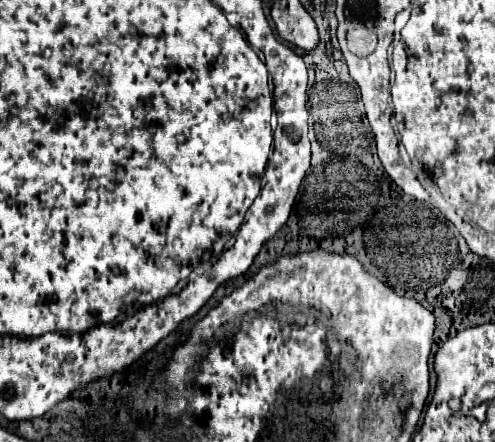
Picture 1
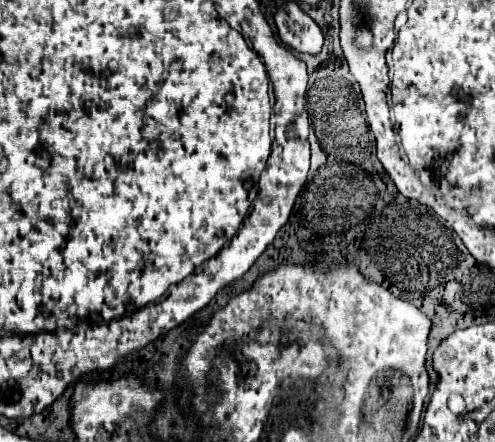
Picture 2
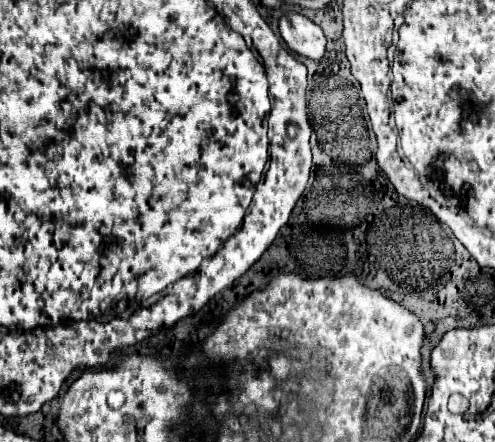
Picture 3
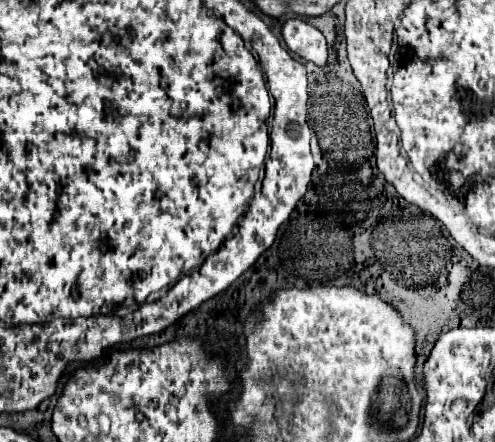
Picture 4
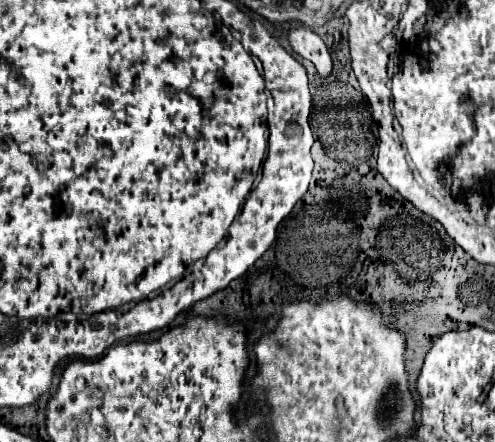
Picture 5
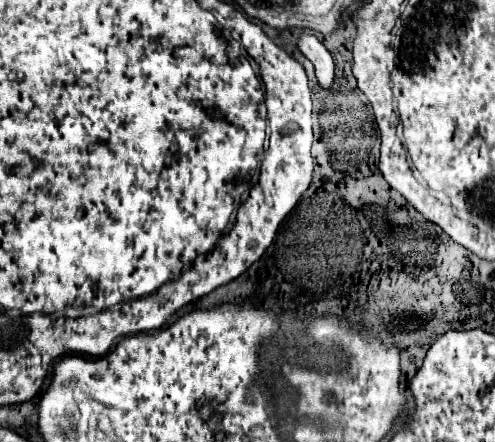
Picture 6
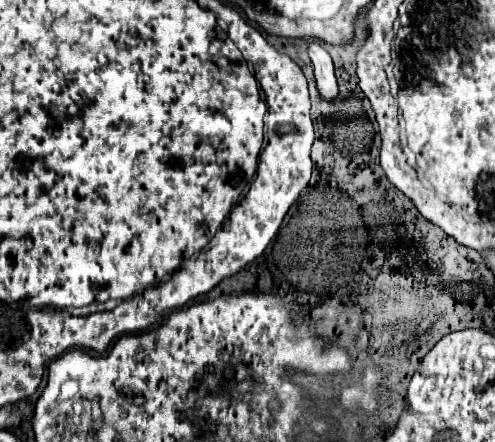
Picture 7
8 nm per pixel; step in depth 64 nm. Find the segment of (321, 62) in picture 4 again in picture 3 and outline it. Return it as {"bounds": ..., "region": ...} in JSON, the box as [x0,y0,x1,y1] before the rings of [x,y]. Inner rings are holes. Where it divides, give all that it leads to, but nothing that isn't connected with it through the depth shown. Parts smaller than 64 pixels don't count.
{"bounds":[280,12,326,60],"region":[[[288,12],[280,18],[280,34],[286,46],[304,58],[320,60],[326,52],[322,28],[298,12]]]}

